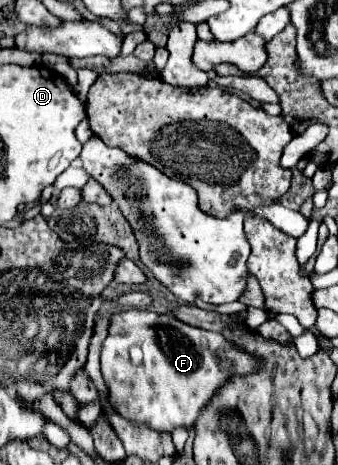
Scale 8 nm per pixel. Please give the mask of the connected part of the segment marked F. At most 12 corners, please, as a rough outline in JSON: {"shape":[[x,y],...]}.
{"shape":[[173,315],[111,317],[99,361],[113,411],[189,429],[259,363]]}

